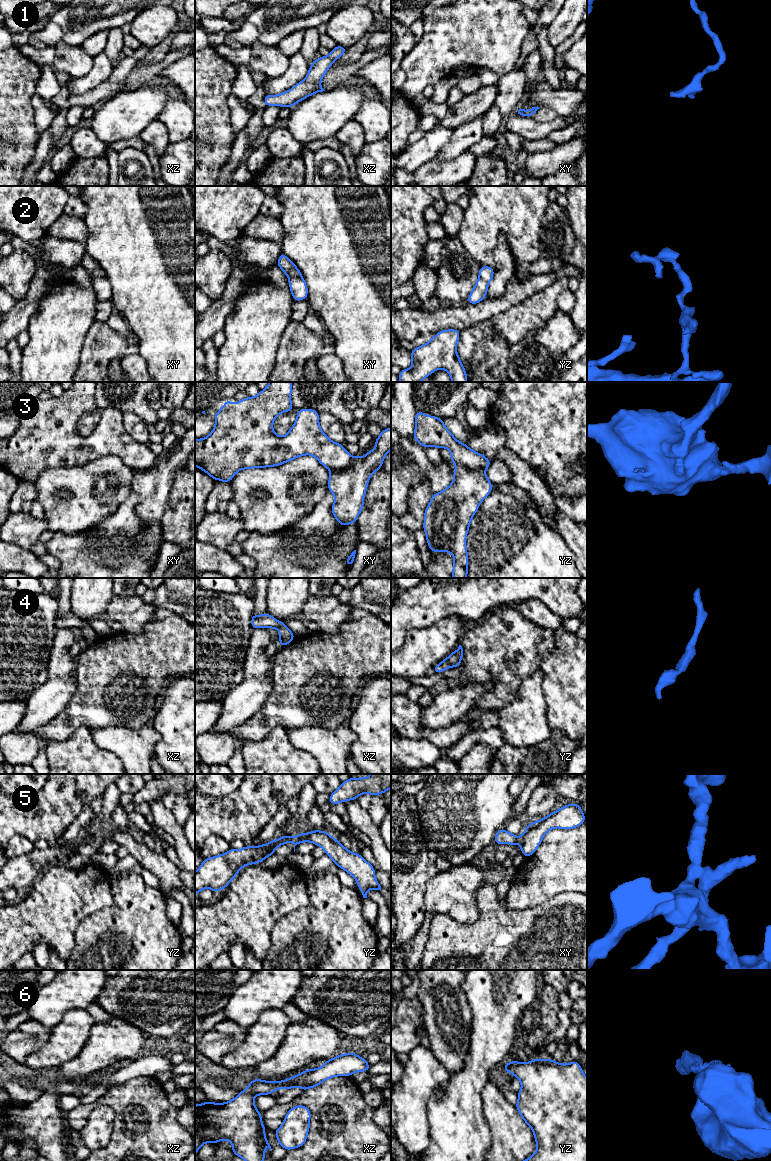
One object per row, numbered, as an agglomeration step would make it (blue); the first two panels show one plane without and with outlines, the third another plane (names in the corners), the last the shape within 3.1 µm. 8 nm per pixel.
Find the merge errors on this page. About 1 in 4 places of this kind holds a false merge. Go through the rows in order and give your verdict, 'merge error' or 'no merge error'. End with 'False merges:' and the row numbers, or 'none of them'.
1: no merge error
2: no merge error
3: merge error
4: no merge error
5: merge error
6: no merge error
False merges: 3, 5

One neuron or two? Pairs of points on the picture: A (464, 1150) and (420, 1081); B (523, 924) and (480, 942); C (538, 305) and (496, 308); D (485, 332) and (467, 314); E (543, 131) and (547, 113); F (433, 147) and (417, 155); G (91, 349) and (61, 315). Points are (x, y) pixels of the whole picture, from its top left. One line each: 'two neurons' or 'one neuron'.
A: two neurons
B: one neuron
C: two neurons
D: two neurons
E: two neurons
F: one neuron
G: two neurons

